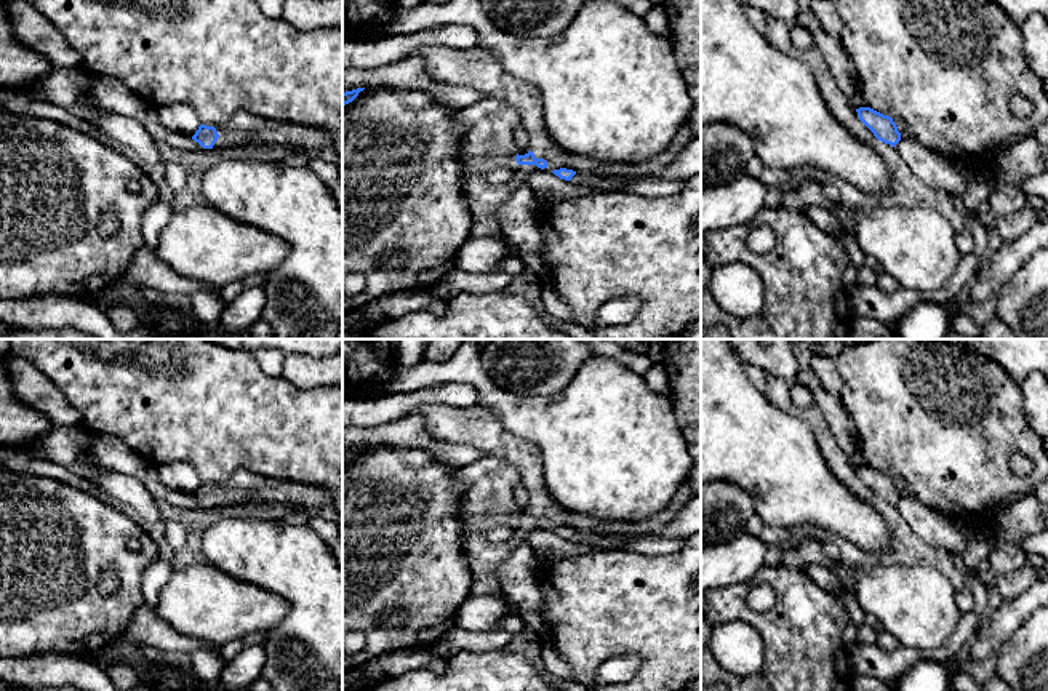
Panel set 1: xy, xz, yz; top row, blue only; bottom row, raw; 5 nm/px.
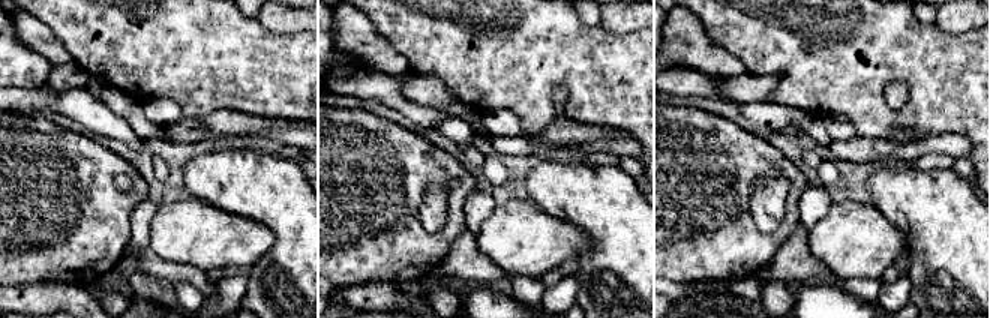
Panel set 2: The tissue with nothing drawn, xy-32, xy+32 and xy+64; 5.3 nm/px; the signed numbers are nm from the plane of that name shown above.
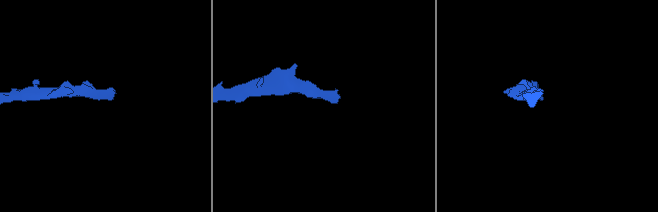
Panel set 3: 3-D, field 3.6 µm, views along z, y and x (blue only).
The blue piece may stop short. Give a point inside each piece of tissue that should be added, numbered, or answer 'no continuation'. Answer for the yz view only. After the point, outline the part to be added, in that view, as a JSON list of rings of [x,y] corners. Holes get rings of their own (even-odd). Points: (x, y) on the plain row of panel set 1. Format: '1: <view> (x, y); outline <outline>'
no continuation

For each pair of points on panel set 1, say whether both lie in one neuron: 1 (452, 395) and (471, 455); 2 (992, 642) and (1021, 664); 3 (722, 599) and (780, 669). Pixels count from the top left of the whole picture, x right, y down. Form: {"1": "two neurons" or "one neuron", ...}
{"1": "two neurons", "2": "two neurons", "3": "one neuron"}

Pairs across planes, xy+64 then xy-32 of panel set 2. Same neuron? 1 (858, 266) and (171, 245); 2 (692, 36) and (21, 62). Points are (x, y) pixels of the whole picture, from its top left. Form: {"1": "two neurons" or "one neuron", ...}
{"1": "one neuron", "2": "two neurons"}

